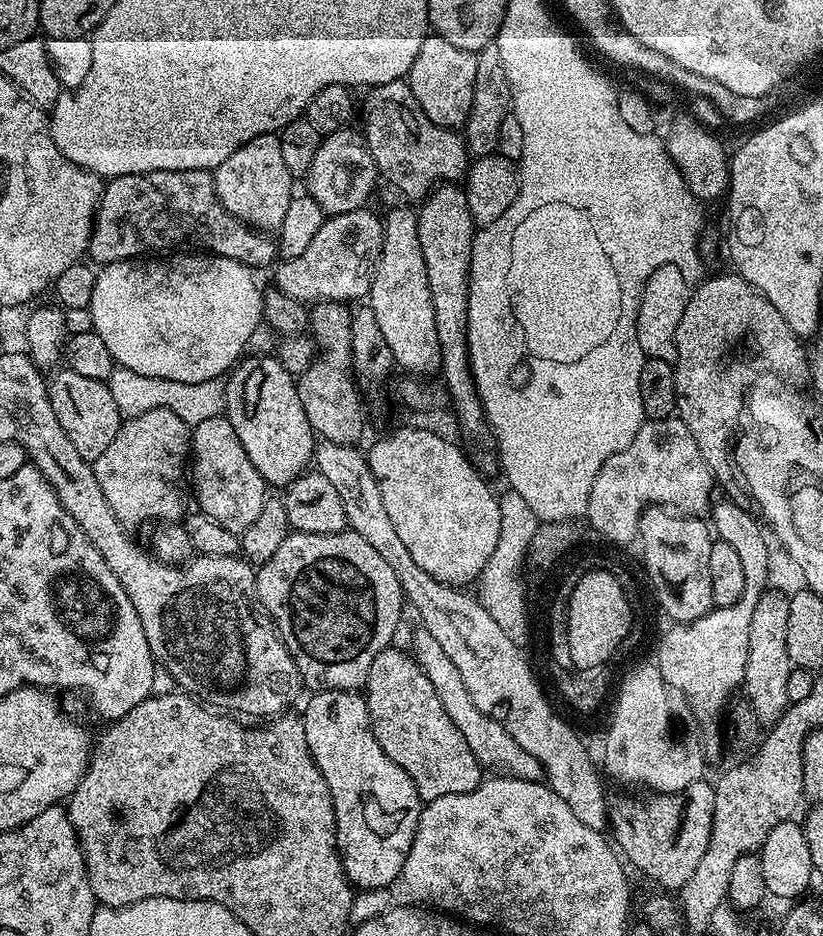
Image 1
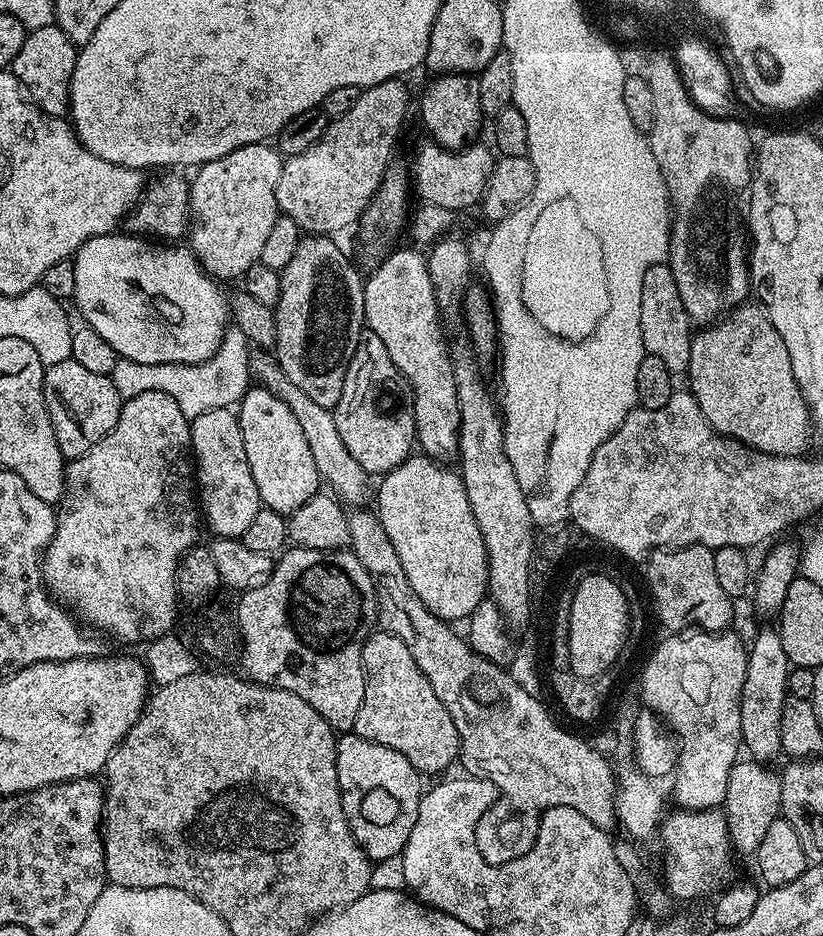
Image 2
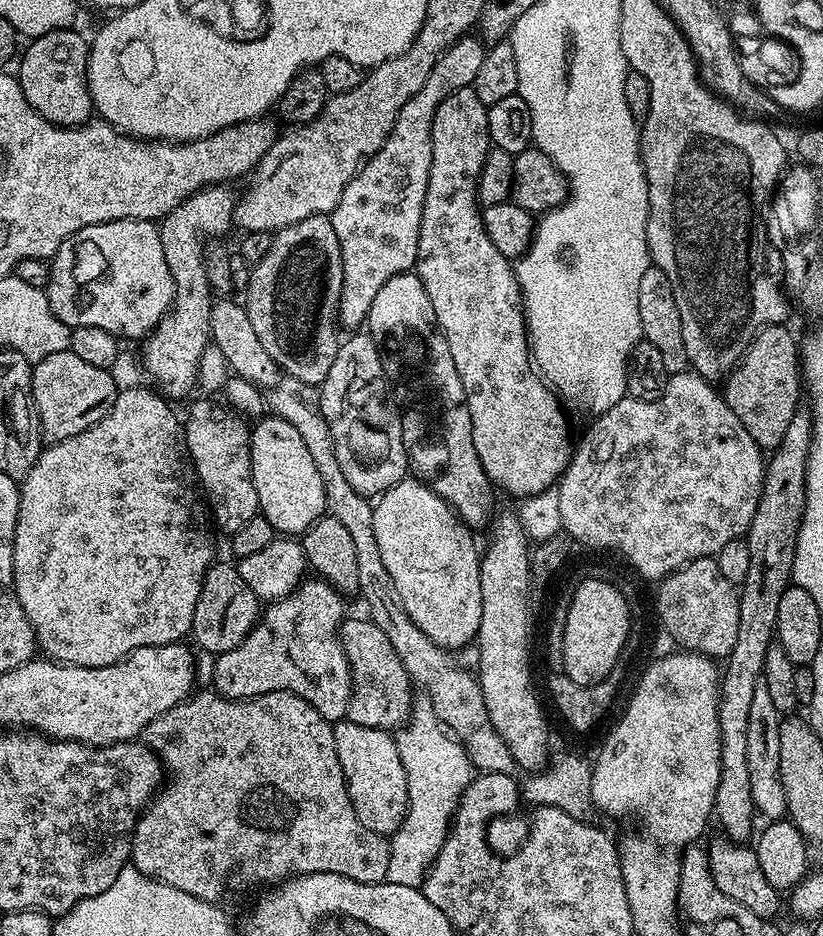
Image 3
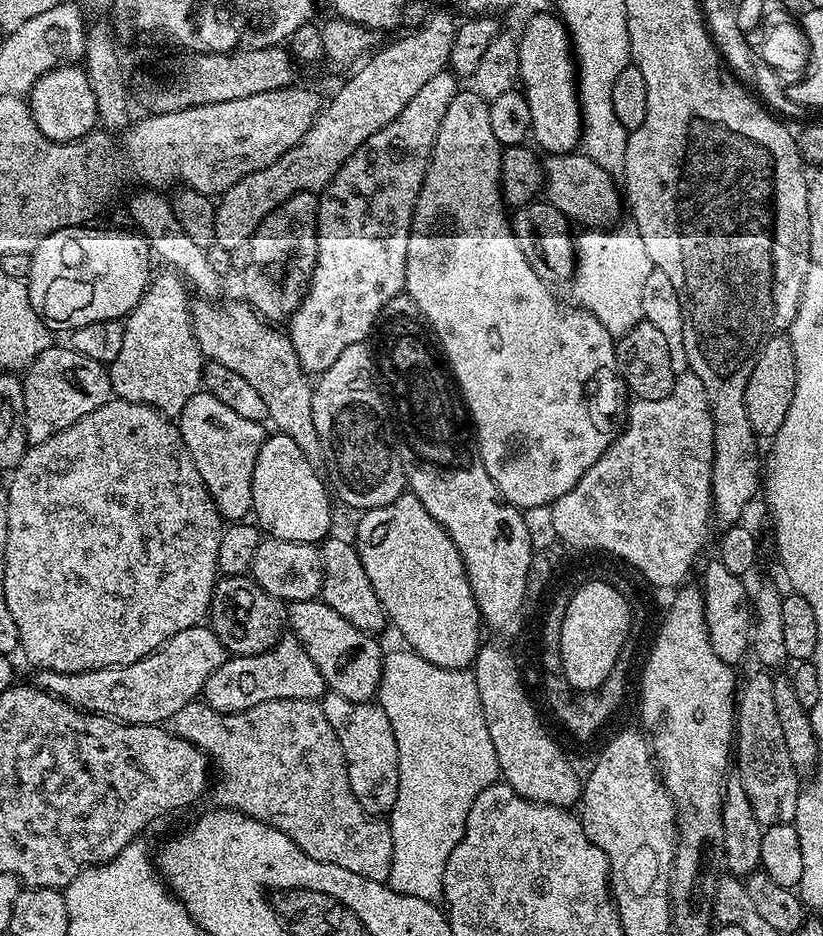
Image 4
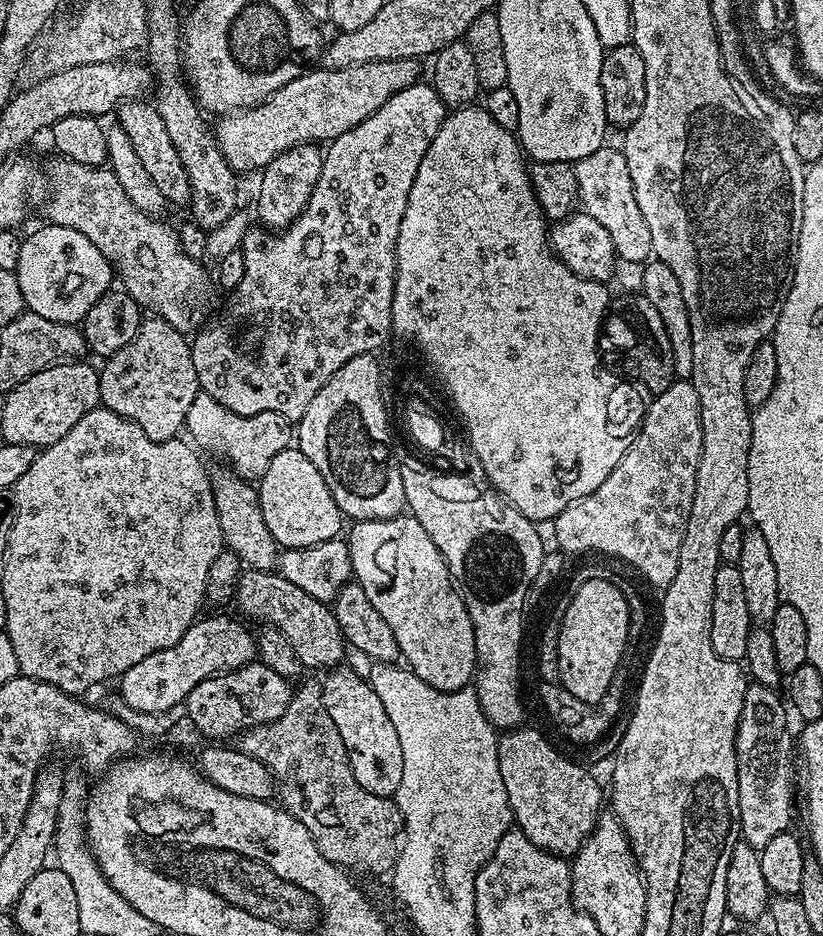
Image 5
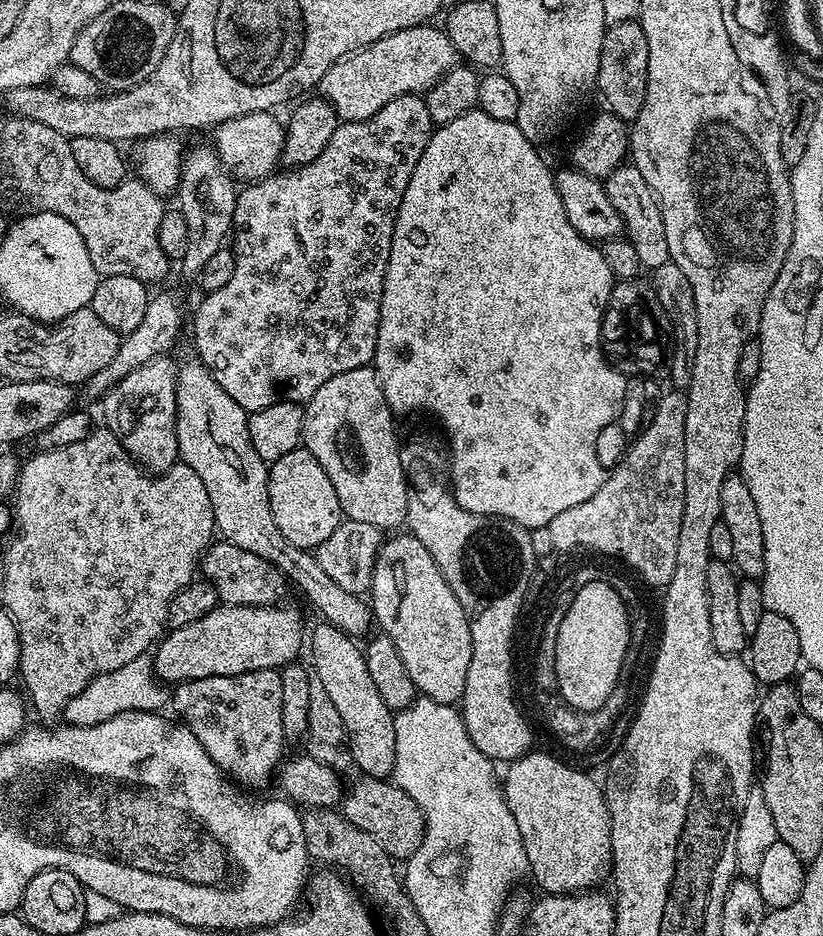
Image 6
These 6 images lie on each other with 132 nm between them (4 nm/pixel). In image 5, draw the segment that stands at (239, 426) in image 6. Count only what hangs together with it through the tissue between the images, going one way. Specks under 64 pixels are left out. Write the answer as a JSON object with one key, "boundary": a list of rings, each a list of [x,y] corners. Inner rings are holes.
{"boundary":[[[227,475],[213,483],[215,509],[218,510],[219,526],[222,527],[227,551],[234,553],[249,569],[257,572],[273,571],[277,567],[282,549],[274,534],[270,534],[266,527],[266,518],[262,518],[260,493],[242,477]]]}

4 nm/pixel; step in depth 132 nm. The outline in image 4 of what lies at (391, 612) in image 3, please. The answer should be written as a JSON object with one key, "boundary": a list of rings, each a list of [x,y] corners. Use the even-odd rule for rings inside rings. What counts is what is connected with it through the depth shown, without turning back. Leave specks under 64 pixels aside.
{"boundary":[[[208,298],[197,299],[192,304],[192,329],[200,347],[200,353],[211,363],[226,366],[234,374],[242,374],[250,386],[266,402],[268,420],[279,435],[291,438],[302,449],[302,454],[317,470],[325,467],[322,442],[318,442],[318,430],[314,430],[312,409],[313,381],[298,362],[298,354],[292,339],[279,327],[263,319],[251,304],[243,299],[232,300],[223,308]]]}

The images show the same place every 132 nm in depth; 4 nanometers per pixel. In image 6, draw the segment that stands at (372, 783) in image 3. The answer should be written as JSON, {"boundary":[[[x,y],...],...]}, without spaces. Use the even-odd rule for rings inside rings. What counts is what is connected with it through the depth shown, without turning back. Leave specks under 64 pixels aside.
{"boundary":[[[320,622],[313,632],[311,629],[310,644],[311,640],[311,671],[322,678],[322,686],[326,686],[330,702],[334,702],[338,715],[342,717],[342,729],[345,733],[348,732],[348,748],[352,751],[353,762],[365,776],[372,776],[376,780],[391,777],[396,761],[394,714],[386,702],[382,702],[378,689],[370,678],[370,670],[366,670],[363,647],[353,637],[327,622]]]}

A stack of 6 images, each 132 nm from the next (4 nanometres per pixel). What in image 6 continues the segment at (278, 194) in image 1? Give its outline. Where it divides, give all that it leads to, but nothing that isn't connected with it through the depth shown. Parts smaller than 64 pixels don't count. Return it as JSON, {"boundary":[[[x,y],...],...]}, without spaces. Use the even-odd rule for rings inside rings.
{"boundary":[[[168,358],[152,360],[146,366],[126,374],[102,397],[107,431],[114,433],[132,459],[149,474],[163,474],[180,460],[178,434],[176,433],[176,376],[177,365]]]}

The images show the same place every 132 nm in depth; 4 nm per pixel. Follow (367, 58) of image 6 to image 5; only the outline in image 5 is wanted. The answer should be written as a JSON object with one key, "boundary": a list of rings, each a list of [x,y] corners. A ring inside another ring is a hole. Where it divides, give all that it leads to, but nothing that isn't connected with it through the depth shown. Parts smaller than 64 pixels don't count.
{"boundary":[[[387,60],[386,62],[366,62],[358,66],[346,66],[342,70],[330,70],[317,67],[317,72],[305,70],[301,76],[294,78],[294,82],[286,82],[282,90],[278,90],[270,99],[256,104],[252,108],[245,108],[243,112],[225,115],[220,125],[215,125],[214,135],[226,162],[233,172],[243,174],[247,168],[262,170],[278,154],[290,150],[299,144],[313,142],[331,142],[346,134],[346,130],[354,130],[358,122],[370,118],[374,110],[378,110],[398,90],[406,90],[406,86],[417,83],[421,79],[420,60]]]}

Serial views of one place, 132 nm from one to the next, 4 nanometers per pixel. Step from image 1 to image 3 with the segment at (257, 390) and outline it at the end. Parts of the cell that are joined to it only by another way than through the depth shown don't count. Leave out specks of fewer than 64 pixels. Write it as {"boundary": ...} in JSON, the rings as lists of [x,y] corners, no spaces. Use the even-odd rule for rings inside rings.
{"boundary":[[[266,416],[257,419],[256,428],[254,424],[250,432],[252,481],[254,490],[258,490],[259,515],[270,522],[277,534],[296,538],[325,515],[326,490],[322,486],[318,466],[314,466],[314,457],[310,450],[306,450],[298,430],[294,430],[294,426],[290,426],[290,422],[286,422],[281,416]]]}

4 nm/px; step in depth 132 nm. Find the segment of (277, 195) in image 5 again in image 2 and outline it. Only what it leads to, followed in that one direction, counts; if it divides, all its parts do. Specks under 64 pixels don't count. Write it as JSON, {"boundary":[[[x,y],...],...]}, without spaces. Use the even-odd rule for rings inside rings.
{"boundary":[[[308,234],[301,239],[294,258],[286,262],[284,271],[280,273],[280,293],[274,306],[277,340],[274,347],[276,361],[282,366],[286,378],[302,390],[318,406],[335,409],[338,398],[342,398],[342,386],[346,382],[346,370],[350,366],[350,358],[354,358],[354,350],[358,346],[358,338],[365,331],[364,318],[364,280],[360,272],[348,261],[348,256],[335,244],[328,234]]]}

